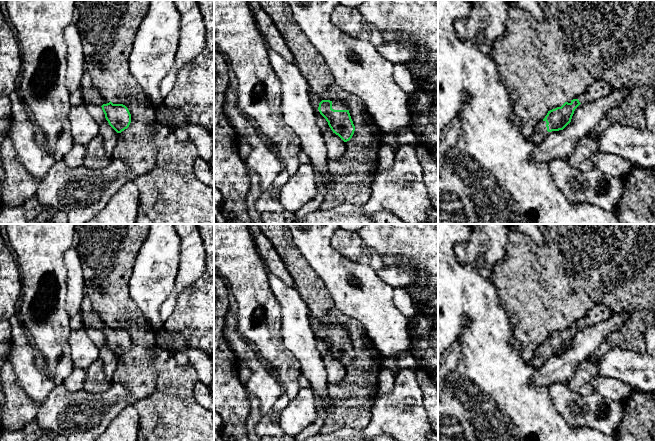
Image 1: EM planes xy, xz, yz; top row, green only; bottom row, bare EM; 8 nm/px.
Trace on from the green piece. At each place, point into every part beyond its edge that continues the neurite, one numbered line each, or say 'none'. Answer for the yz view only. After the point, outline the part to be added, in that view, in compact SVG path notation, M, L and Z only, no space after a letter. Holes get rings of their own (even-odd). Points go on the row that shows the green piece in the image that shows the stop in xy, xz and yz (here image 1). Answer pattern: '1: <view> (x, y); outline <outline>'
1: yz (598, 89); outline M595 80L588 89L578 97L580 103L593 102L605 96L608 96L614 89L613 82L605 80Z
2: yz (540, 131); outline M543 120L539 122L539 124L533 130L530 141L534 142L535 144L539 144L544 140L545 136L549 133L547 131L546 124L546 121Z

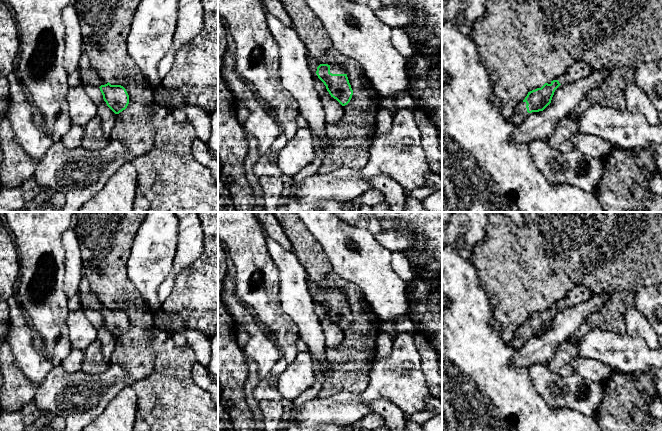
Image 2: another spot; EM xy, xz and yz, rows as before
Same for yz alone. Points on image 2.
1: yz (578, 70); outline M575 61L568 70L558 78L560 84L573 83L585 77L588 77L594 70L593 63L585 61Z
2: yz (520, 112); outline M523 101L519 103L519 105L513 111L510 122L514 123L515 125L519 125L524 121L525 117L529 114L527 112L526 105L526 102Z

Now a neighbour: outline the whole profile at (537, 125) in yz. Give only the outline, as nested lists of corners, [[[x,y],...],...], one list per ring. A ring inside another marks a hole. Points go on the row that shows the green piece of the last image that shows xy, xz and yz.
[[[594,69],[588,77],[561,84],[543,111],[529,113],[521,124],[515,126],[510,142],[546,140],[553,133],[556,124],[569,116],[592,89],[606,83],[608,76],[609,69]]]

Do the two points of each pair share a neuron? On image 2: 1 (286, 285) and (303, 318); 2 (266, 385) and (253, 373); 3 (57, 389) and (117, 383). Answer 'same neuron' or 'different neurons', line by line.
1: same neuron
2: different neurons
3: same neuron

